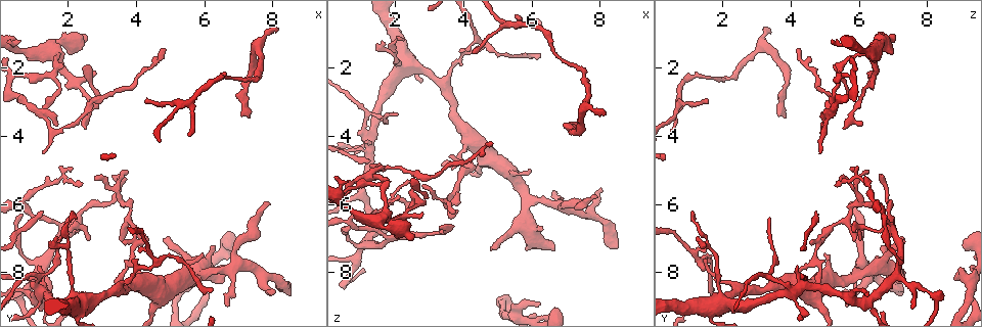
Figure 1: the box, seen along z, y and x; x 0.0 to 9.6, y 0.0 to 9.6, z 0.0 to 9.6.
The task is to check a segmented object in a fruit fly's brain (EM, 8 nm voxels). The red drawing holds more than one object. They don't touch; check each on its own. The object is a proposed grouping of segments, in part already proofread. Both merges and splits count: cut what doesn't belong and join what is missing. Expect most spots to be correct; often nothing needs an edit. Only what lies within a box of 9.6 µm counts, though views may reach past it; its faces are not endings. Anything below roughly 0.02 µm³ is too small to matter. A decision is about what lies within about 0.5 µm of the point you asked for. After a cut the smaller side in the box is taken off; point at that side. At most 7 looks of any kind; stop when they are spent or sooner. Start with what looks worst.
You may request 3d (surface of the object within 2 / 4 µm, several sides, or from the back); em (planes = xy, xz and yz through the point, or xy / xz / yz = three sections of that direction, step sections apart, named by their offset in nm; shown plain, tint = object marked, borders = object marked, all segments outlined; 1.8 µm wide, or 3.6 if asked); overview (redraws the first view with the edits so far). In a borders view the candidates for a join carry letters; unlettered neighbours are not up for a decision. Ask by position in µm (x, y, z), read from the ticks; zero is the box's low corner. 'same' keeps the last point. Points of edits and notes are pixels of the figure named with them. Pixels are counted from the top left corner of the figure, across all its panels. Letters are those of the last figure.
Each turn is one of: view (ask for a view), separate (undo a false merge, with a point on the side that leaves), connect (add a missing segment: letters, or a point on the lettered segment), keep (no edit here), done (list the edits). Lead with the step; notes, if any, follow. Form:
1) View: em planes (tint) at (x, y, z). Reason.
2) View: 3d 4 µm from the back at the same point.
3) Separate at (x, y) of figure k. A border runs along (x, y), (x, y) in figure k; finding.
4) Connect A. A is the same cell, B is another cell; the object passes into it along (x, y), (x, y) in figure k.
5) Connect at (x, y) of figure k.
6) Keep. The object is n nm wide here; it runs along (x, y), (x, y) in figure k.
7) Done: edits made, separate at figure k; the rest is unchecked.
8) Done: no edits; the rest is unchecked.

View: 3d 4 µm at (4.85, 1.50, 4.15). An open end.

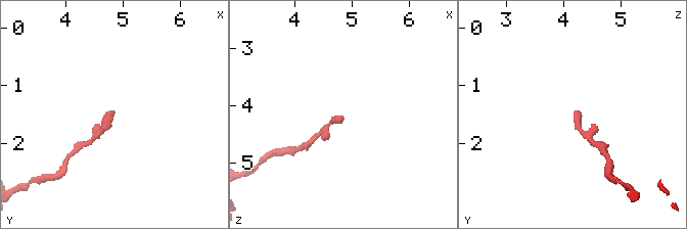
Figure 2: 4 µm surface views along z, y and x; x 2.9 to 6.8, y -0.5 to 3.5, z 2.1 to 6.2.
View: em xz step 16 (plain) at (4.85, 1.50, 4.20). Now the EM.

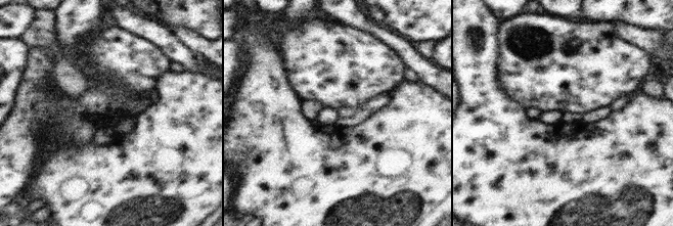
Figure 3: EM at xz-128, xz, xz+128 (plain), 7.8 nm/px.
View: em xz step 16 (borders) at the same point.

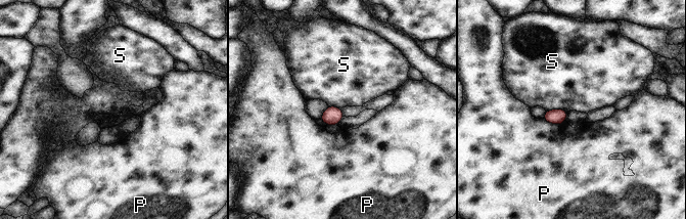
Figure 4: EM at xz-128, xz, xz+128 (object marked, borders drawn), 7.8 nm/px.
Keep. The object is 90 nm wide here; P and S are other cells; a border runs along (546, 111), (561, 108), (566, 113) in figure 4; no lettered segment goes on from it.

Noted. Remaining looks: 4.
View: em planes (tint) at (8.20, 0.95, 3.35). Branch stops here.

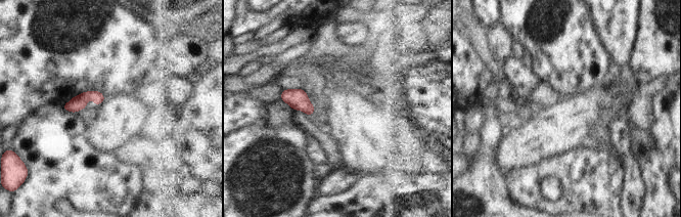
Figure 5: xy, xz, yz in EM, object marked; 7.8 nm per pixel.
View: em planes (borders) at the same point.

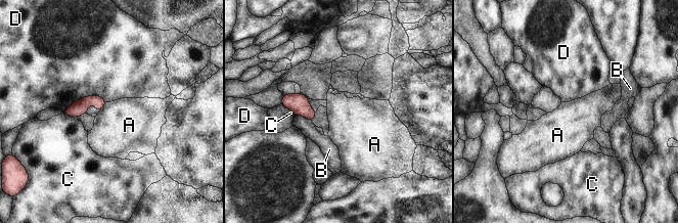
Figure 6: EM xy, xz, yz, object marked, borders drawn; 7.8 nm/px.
Keep. A, B, C and D are other cells; a border runs along (106, 102), (101, 109) in figure 6; no lettered segment goes on from it.

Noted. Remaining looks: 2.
Done: no edits; the rest is unchecked.

